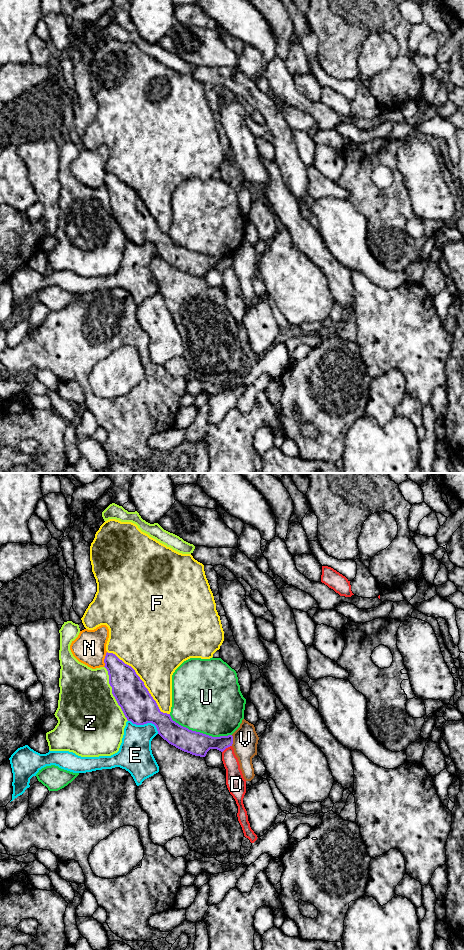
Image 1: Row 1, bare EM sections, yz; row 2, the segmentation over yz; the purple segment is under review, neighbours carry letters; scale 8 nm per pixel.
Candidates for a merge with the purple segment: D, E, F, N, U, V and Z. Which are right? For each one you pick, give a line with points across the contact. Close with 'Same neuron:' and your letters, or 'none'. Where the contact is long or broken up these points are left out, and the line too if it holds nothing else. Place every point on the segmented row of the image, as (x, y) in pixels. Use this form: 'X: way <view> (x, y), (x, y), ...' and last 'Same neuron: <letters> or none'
Same neuron: none

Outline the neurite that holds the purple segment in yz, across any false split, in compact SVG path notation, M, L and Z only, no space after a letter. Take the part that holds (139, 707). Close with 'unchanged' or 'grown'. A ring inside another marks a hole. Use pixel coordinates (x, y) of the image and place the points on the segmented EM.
M107 652L104 663L112 694L128 721L136 725L154 724L169 744L195 756L205 757L210 749L223 752L232 746L232 735L212 737L192 731L173 721L170 714L161 712L135 670L115 654Z; unchanged

